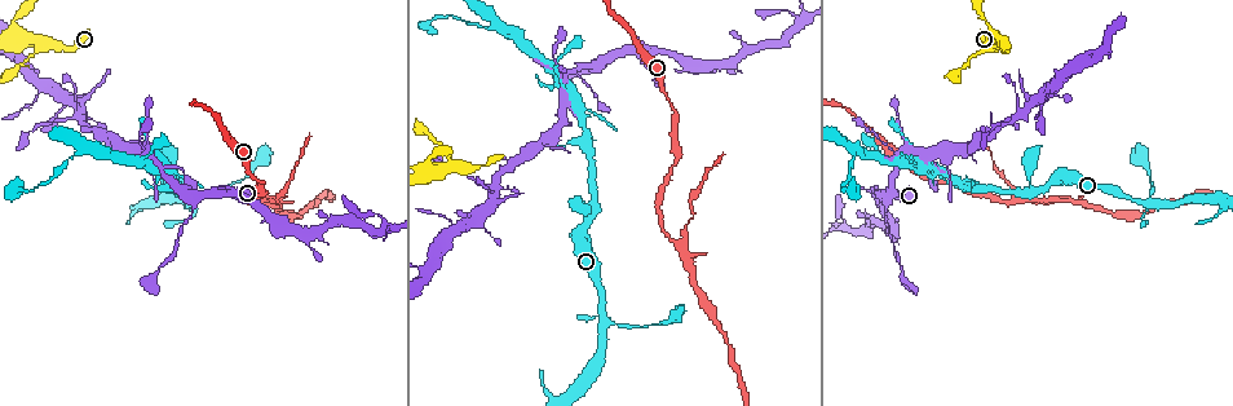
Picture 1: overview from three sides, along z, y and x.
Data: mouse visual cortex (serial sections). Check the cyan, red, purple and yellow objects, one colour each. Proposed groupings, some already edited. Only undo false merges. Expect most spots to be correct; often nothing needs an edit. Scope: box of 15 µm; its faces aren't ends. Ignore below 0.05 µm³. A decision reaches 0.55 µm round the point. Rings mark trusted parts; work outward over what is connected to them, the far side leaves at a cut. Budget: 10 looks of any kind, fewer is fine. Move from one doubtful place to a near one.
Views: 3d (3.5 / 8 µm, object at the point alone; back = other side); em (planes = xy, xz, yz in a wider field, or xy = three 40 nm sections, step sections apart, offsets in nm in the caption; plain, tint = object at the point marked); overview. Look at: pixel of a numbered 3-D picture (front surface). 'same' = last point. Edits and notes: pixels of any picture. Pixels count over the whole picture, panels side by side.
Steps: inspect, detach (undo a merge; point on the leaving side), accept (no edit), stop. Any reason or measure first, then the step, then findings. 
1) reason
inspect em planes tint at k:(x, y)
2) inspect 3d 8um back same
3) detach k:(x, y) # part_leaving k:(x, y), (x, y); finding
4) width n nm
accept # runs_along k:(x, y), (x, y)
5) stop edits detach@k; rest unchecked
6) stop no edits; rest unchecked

three arms meet
inspect 3d 3.5um at 1:(638, 56)

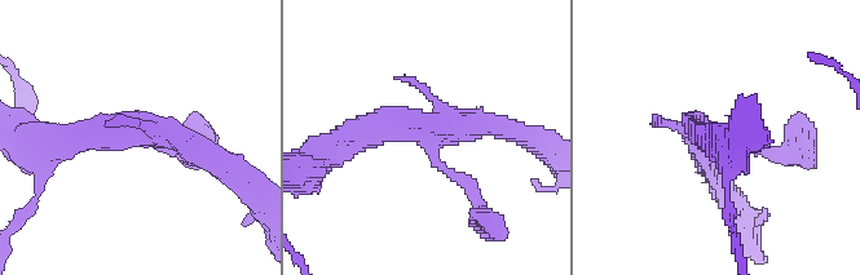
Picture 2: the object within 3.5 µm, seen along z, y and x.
now the EM
inspect em xy step 2 plain at 2:(429, 138)

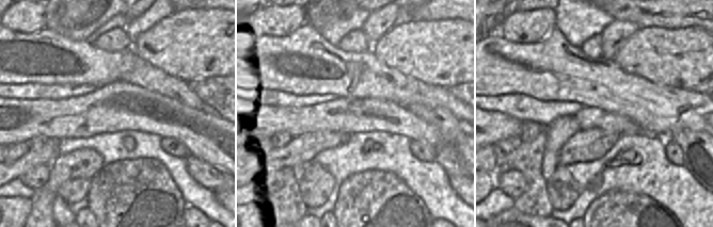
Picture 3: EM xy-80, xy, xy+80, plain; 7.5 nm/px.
with the object marked
inspect em xy step 2 tint same

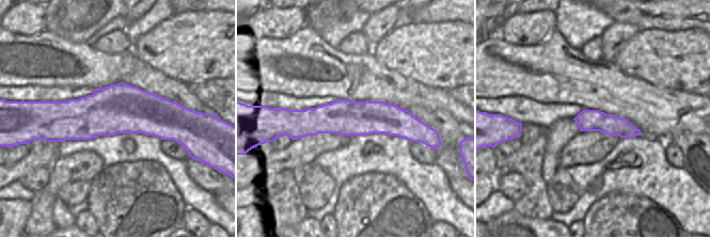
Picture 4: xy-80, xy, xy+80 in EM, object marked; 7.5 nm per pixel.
accept # runs_along 2:(475, 200), (419, 131), (344, 141); all the same cell

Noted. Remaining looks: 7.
thick turns thin
inspect 3d 8um at 1:(227, 135)

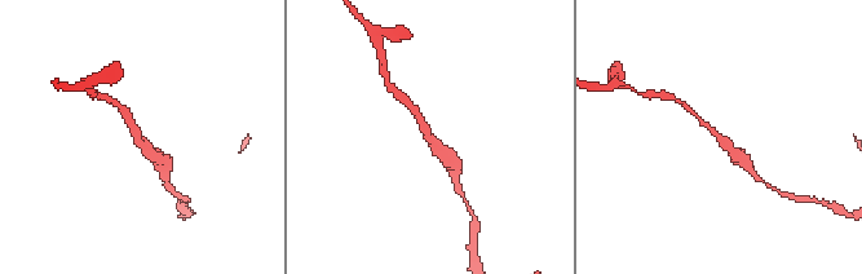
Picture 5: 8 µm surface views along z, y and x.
closer look
inspect 3d 3.5um at 5:(136, 136)

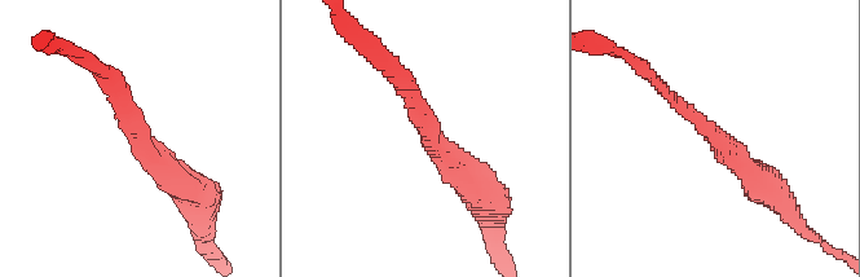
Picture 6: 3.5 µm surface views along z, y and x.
arm_widths 150, 400 nm
accept # runs_along 6:(768, 187), (732, 159), (658, 83); one cell here

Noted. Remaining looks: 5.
side arm on a straight run
inspect 3d 3.5um back at 1:(495, 185)

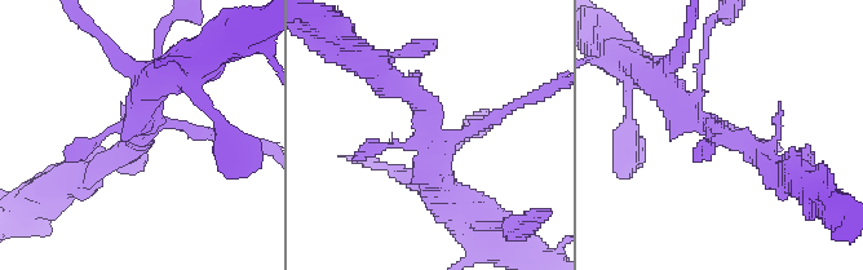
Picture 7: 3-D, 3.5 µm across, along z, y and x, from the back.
need the tissue
inspect em xy step 5 tint at 7:(714, 130)

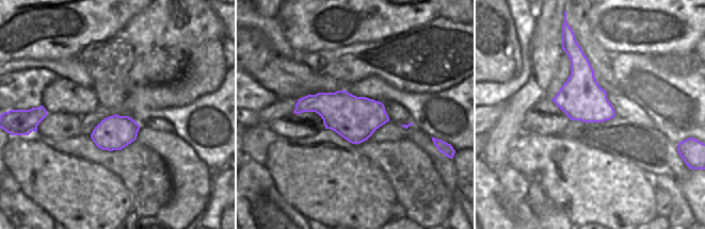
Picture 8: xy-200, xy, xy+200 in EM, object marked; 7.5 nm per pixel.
width 340 nm
accept # runs_along 7:(773, 167), (693, 123), (656, 79); continuous, no second cell

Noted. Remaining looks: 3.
looks like a crossing
inspect 3d 3.5um at 1:(439, 168)

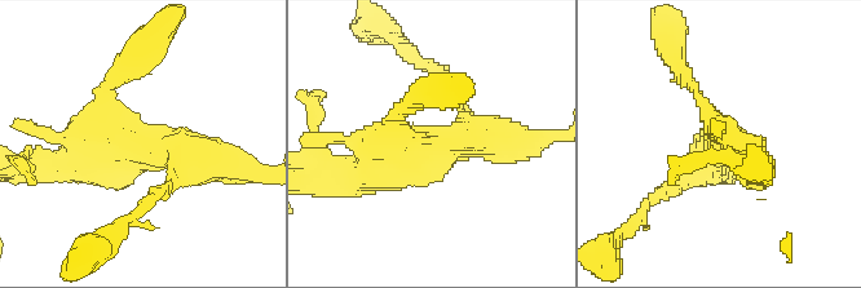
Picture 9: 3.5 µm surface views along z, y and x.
now the EM
inspect em xy step 1 tint at 9:(137, 148)

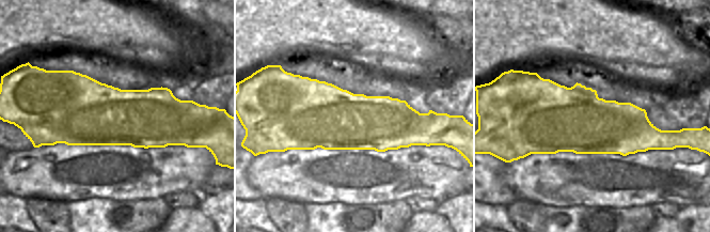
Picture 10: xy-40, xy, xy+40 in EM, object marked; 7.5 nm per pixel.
accept # runs_along 9:(513, 140), (462, 137), (354, 176); all the same cell

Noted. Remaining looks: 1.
stop no edits; rest unchecked

